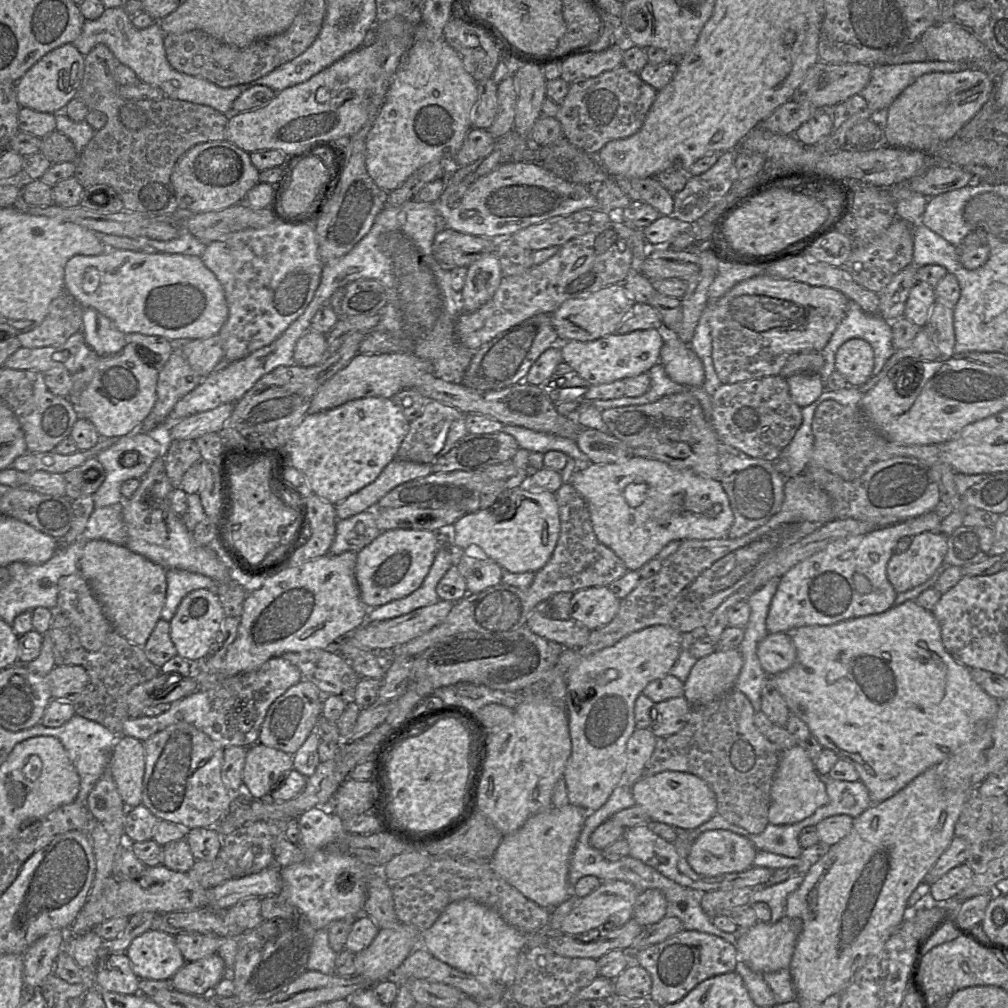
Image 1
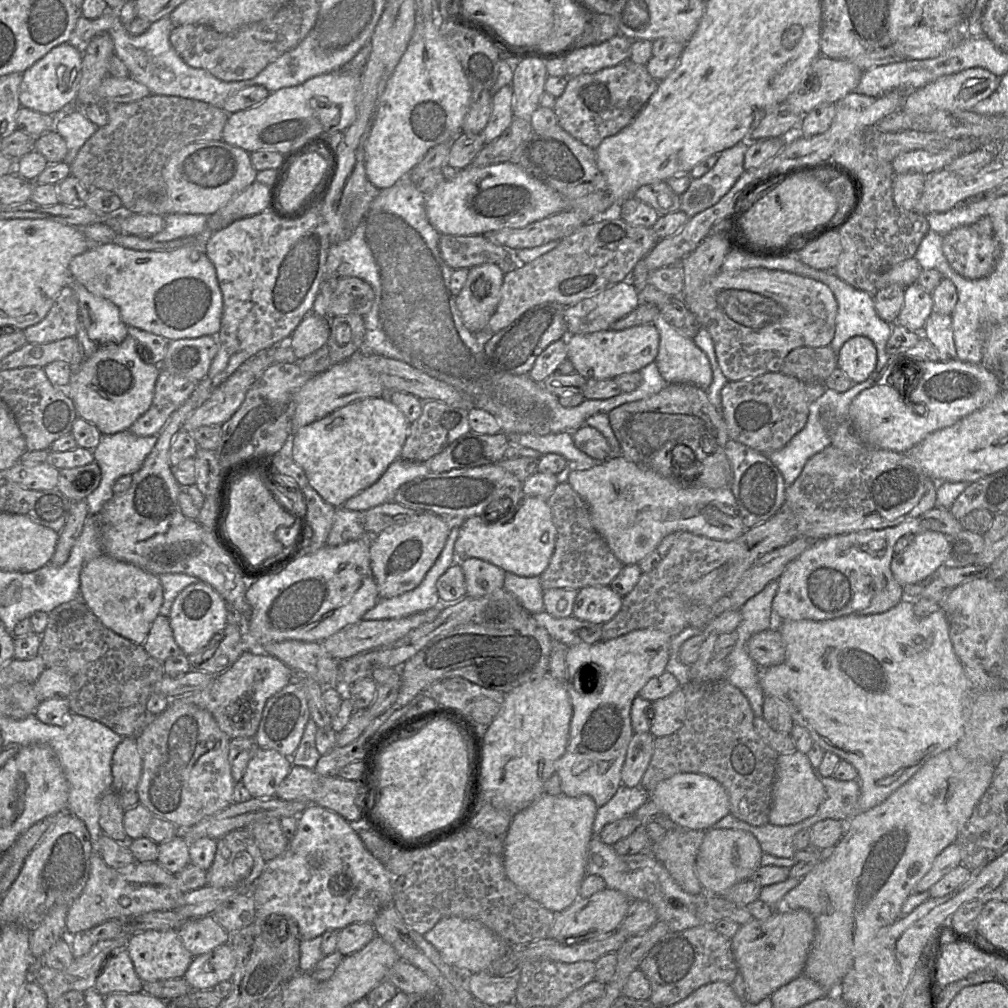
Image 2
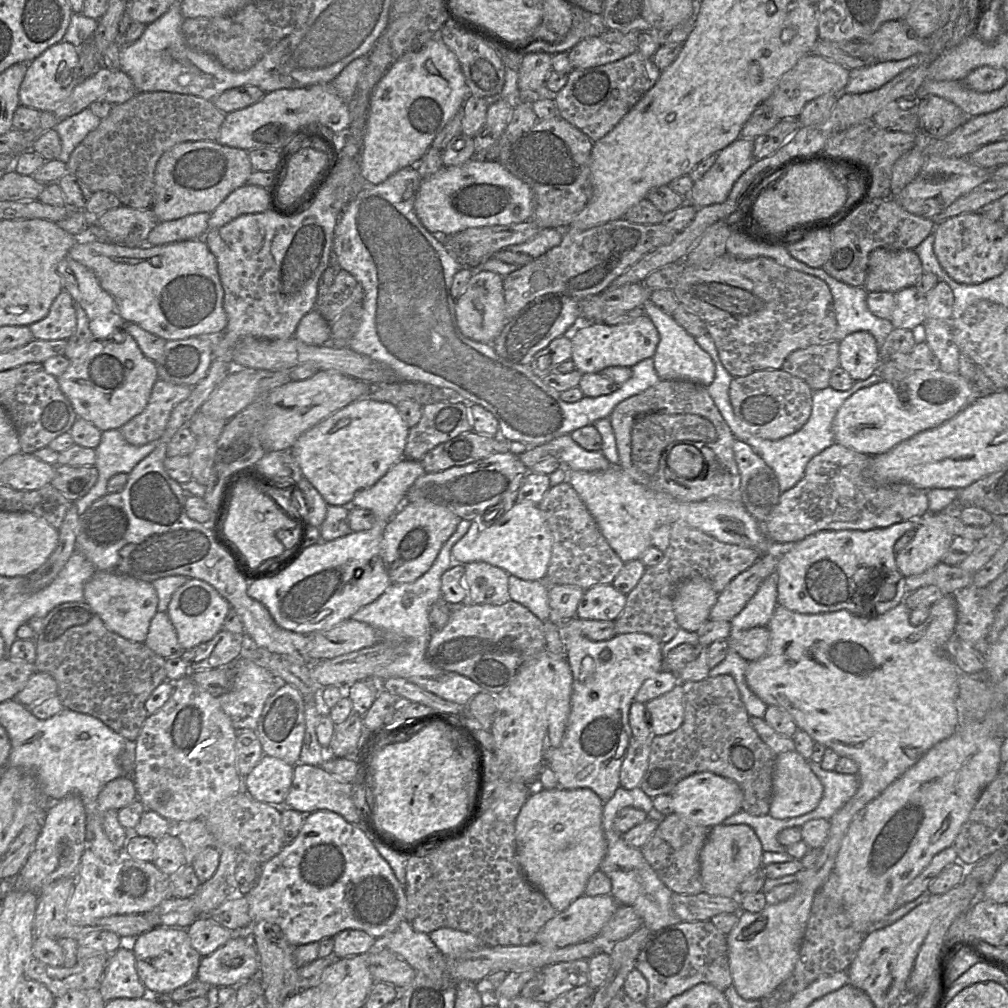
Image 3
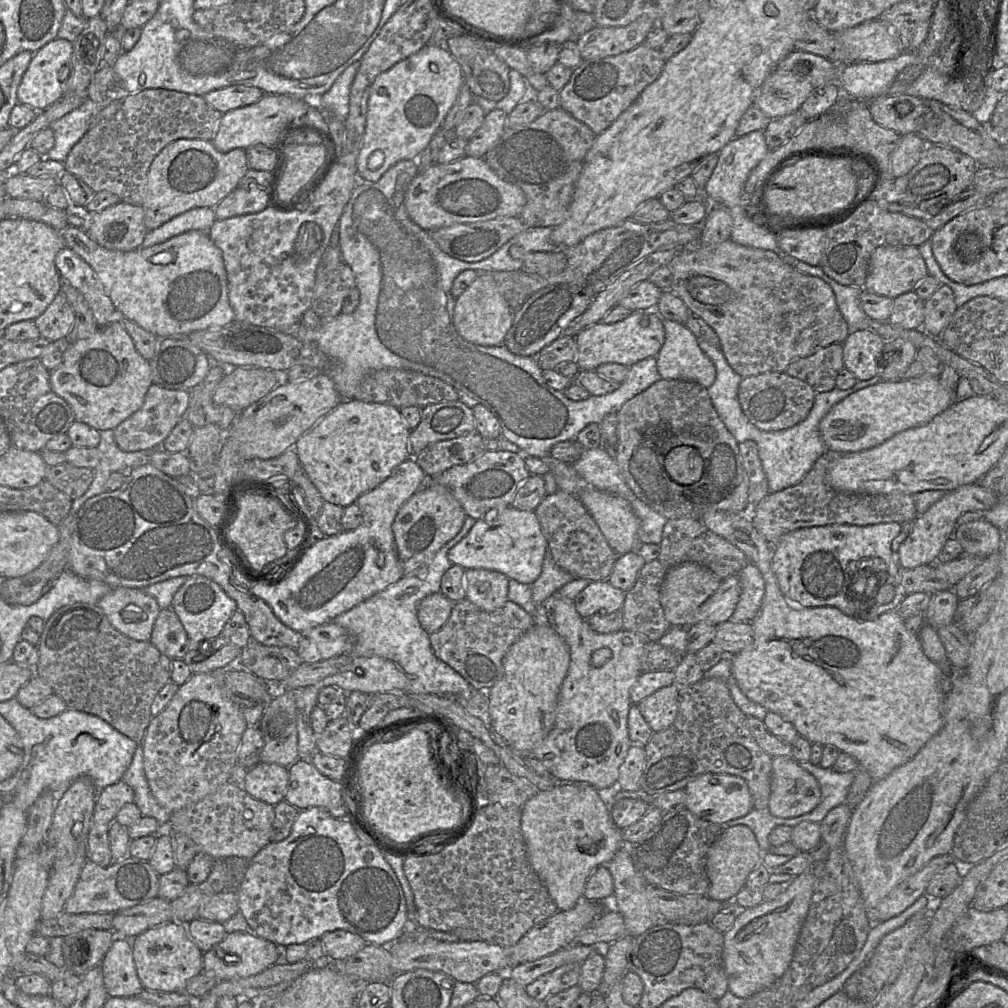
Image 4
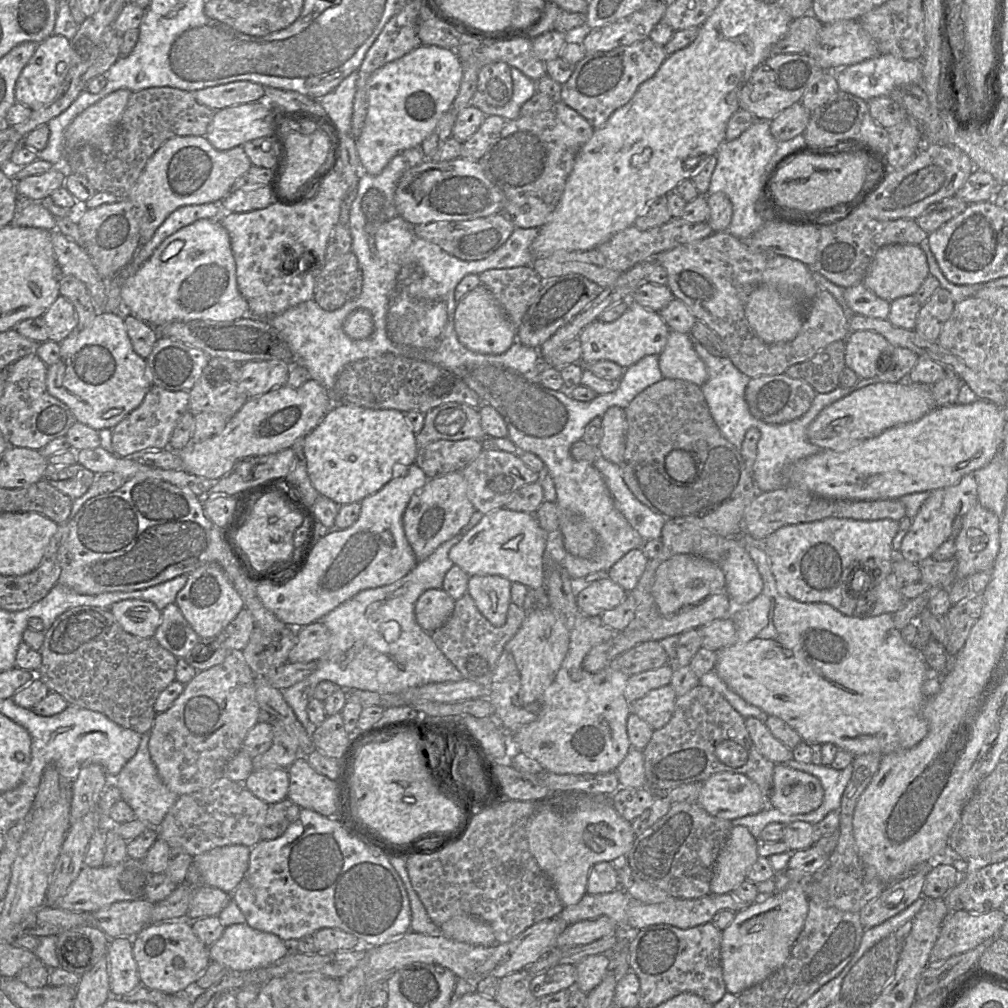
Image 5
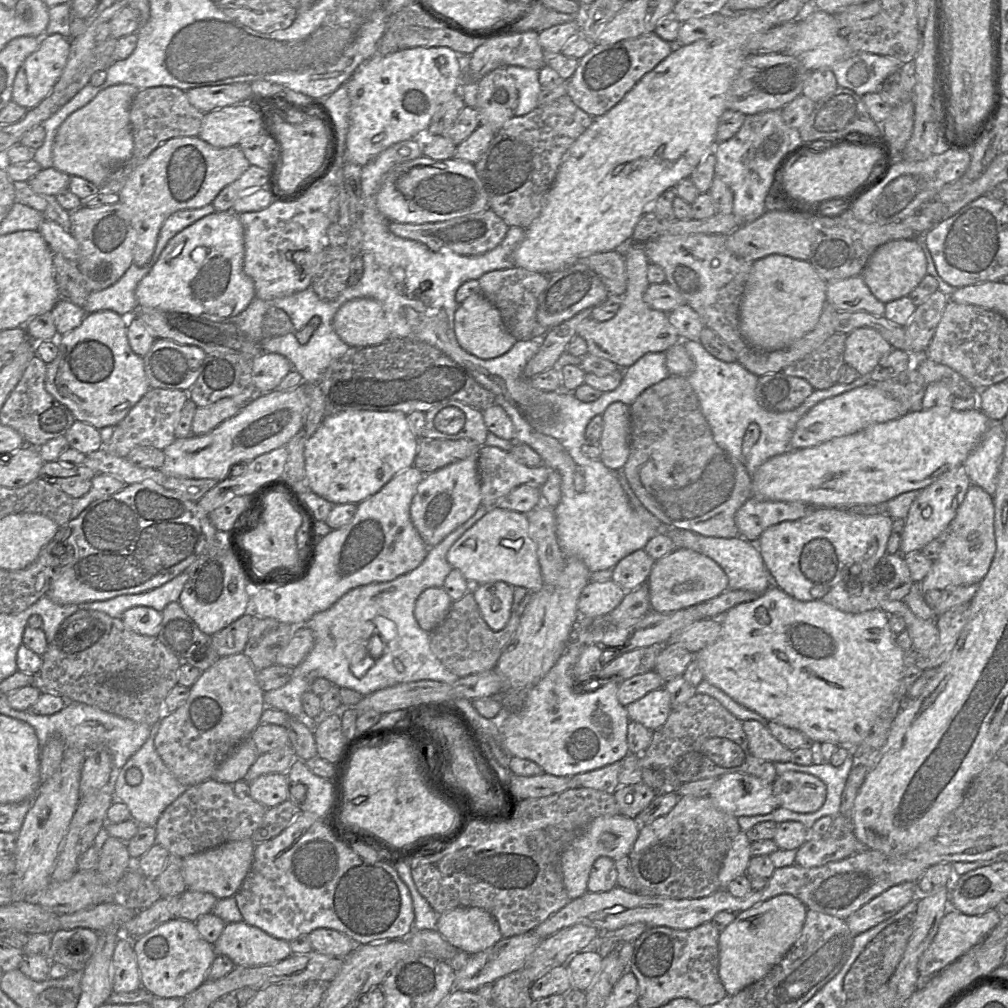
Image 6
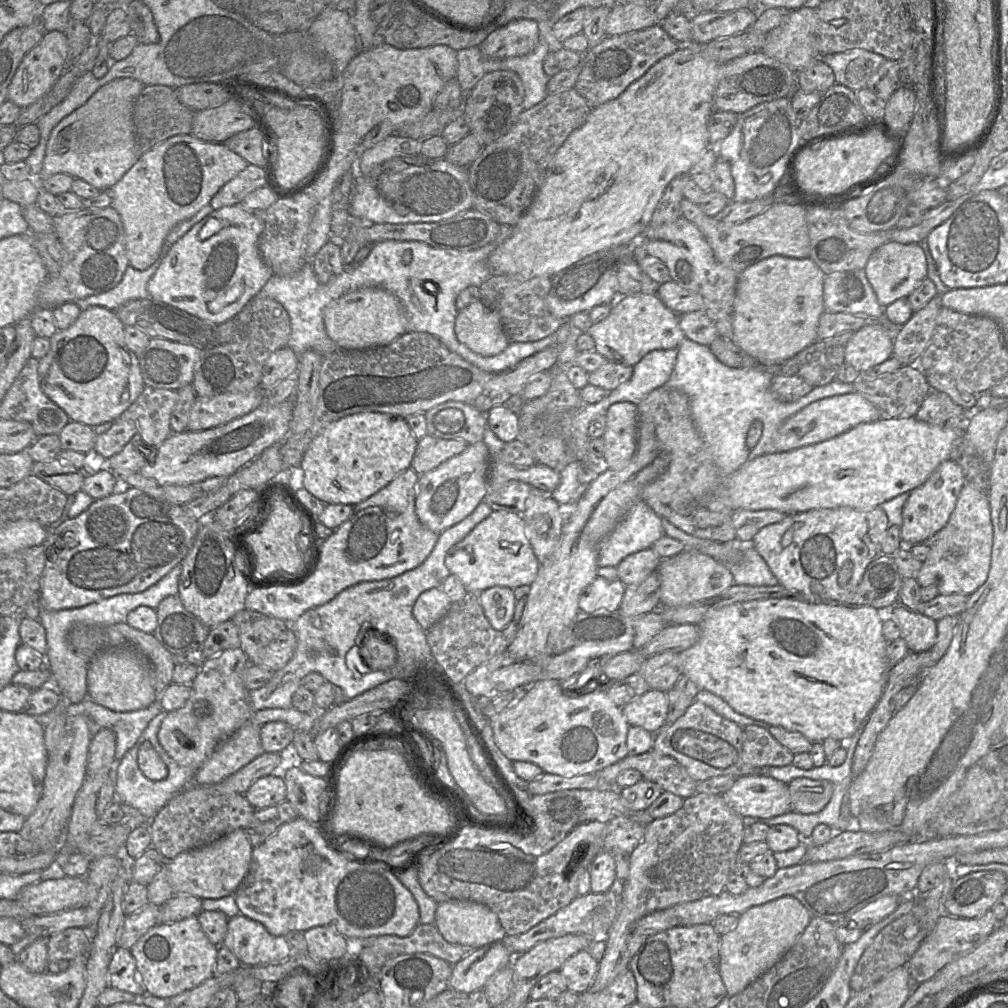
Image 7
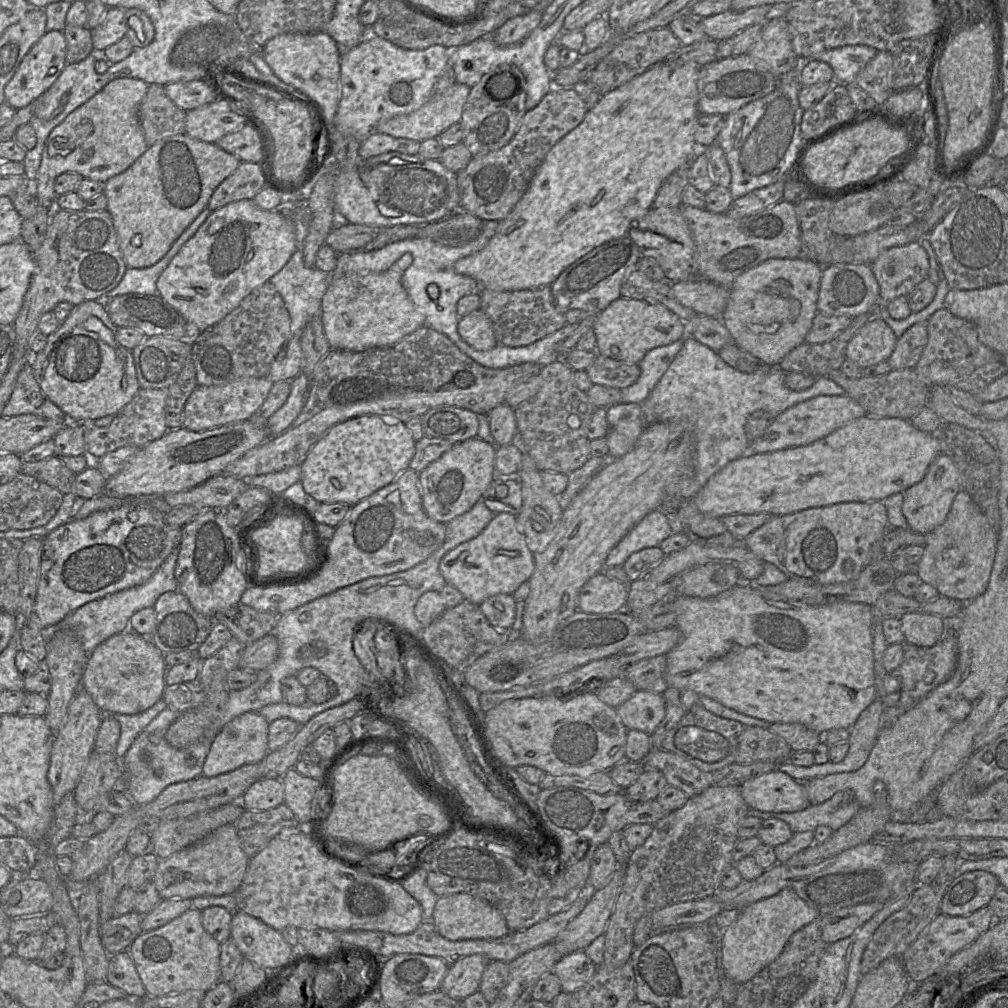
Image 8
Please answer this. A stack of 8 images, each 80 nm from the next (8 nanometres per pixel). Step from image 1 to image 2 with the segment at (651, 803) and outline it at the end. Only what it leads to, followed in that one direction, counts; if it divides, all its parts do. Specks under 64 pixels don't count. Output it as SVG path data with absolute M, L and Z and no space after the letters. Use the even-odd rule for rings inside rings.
M677 773L660 782L649 793L660 812L677 825L706 831L730 813L729 798L724 787L715 779L699 773Z

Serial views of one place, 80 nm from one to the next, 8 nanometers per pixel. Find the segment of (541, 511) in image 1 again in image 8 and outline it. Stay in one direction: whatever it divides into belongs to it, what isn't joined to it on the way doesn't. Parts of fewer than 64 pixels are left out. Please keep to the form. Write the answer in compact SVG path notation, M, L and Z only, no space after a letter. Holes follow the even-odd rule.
M501 512L494 516L485 529L475 538L458 545L440 561L439 570L446 584L458 589L464 599L480 605L486 598L497 594L513 594L534 571L534 554L528 548L518 528L516 516Z

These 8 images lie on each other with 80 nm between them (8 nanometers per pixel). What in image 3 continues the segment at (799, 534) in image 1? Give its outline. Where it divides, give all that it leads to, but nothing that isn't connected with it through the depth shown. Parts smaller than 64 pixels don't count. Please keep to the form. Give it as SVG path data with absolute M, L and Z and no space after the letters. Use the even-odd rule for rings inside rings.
M682 521L672 523L669 545L663 551L662 560L655 566L646 567L636 586L626 594L625 606L614 620L615 634L641 632L652 636L660 643L668 642L679 629L673 610L673 598L682 582L700 577L709 582L719 594L761 556L761 552L756 549L720 542Z

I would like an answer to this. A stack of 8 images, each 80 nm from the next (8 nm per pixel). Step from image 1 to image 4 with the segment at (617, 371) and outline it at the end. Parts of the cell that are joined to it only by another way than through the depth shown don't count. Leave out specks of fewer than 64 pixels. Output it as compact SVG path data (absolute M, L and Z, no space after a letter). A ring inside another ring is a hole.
M637 310L628 318L615 322L598 322L582 330L575 337L577 355L575 363L581 371L594 371L606 363L617 363L631 367L635 363L656 357L665 341L663 319L654 310Z

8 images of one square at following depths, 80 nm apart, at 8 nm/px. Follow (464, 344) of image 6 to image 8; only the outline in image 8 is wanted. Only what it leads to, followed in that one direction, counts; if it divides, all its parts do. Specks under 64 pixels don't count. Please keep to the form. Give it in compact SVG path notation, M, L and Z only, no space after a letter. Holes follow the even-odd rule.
M482 309L461 317L458 333L464 342L479 351L488 351L497 345L491 322Z

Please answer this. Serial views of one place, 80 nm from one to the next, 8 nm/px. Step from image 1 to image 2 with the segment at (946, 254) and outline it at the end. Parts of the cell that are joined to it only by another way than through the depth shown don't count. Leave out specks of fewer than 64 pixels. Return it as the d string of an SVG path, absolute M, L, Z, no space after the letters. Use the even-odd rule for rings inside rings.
M930 229L922 239L914 257L923 270L938 270L943 278L952 281L948 273L955 271L951 268L943 253L942 242L943 236Z

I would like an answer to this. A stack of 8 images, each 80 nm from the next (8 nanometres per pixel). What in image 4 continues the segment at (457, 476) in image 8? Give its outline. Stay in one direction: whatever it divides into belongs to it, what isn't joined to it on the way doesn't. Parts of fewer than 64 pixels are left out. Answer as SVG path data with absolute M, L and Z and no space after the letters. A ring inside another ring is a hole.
M428 484L418 490L398 511L392 525L396 551L404 576L428 566L435 554L461 530L467 514L444 486Z

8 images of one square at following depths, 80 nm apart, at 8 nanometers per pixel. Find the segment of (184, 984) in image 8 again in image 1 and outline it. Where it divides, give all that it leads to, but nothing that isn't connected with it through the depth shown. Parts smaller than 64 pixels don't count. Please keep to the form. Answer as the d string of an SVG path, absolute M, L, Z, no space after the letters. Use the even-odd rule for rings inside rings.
M160 930L137 936L125 953L140 979L170 980L186 964L175 936Z

